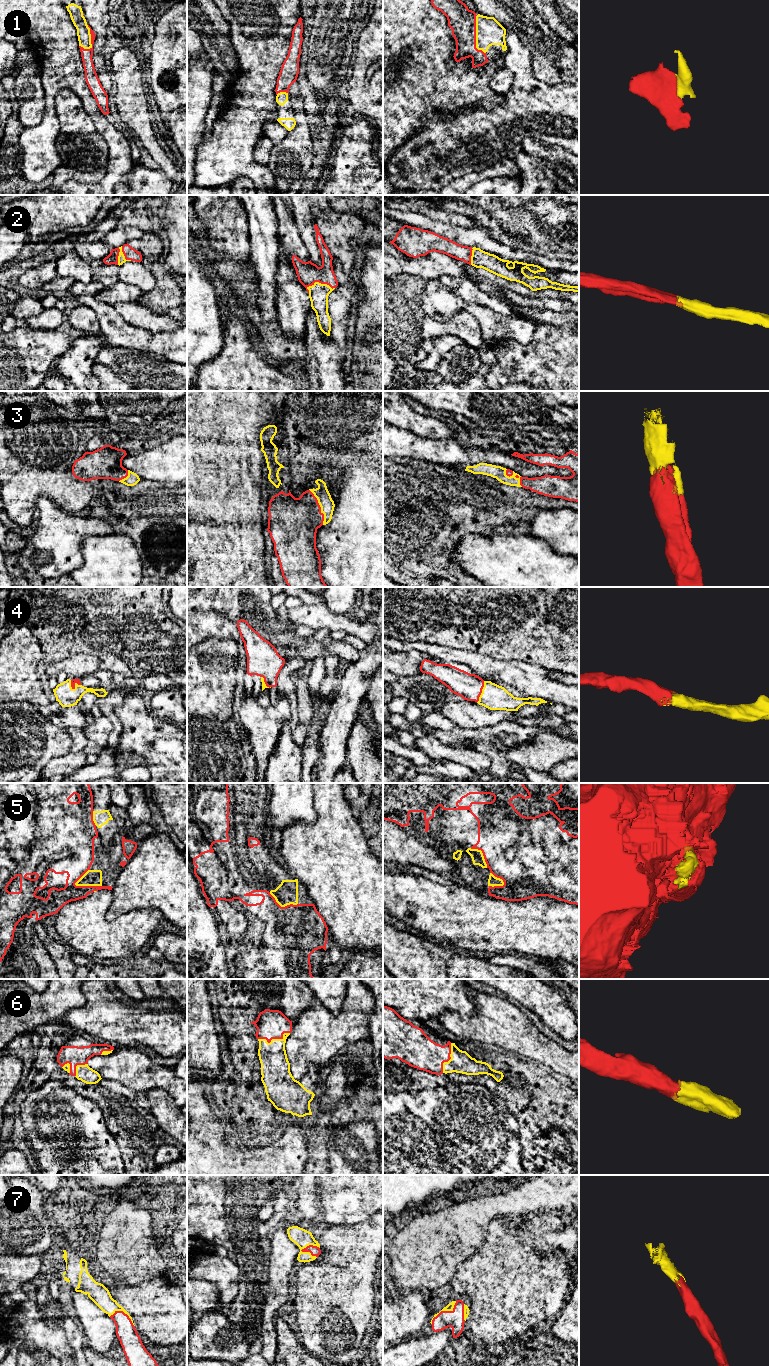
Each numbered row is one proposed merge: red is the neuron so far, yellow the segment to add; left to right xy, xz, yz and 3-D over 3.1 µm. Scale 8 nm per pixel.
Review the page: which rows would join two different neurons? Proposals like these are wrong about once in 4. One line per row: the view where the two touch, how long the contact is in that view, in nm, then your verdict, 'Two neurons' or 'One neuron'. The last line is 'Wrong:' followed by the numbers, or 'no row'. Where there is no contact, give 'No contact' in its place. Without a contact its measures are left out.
1: Touches red in yz. Shared border 320 nm. One neuron
2: Touches red in xy. Shared border 160 nm. One neuron
3: Touches red in xz. Shared border 300 nm. One neuron
4: Touches red in xy. Shared border 100 nm. One neuron
5: Touches red in xy. Shared border 220 nm. Two neurons
6: Touches red in xz. Shared border 260 nm. One neuron
7: Touches red in xz. Shared border 160 nm. One neuron
Wrong: 5

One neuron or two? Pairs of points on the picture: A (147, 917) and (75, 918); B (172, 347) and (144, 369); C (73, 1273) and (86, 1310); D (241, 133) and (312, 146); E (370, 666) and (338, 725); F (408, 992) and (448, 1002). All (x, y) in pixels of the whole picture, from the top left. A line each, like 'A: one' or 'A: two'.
A: one
B: two
C: two
D: two
E: one
F: one

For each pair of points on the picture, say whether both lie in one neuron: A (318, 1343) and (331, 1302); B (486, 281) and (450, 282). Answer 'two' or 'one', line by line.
A: one
B: one

